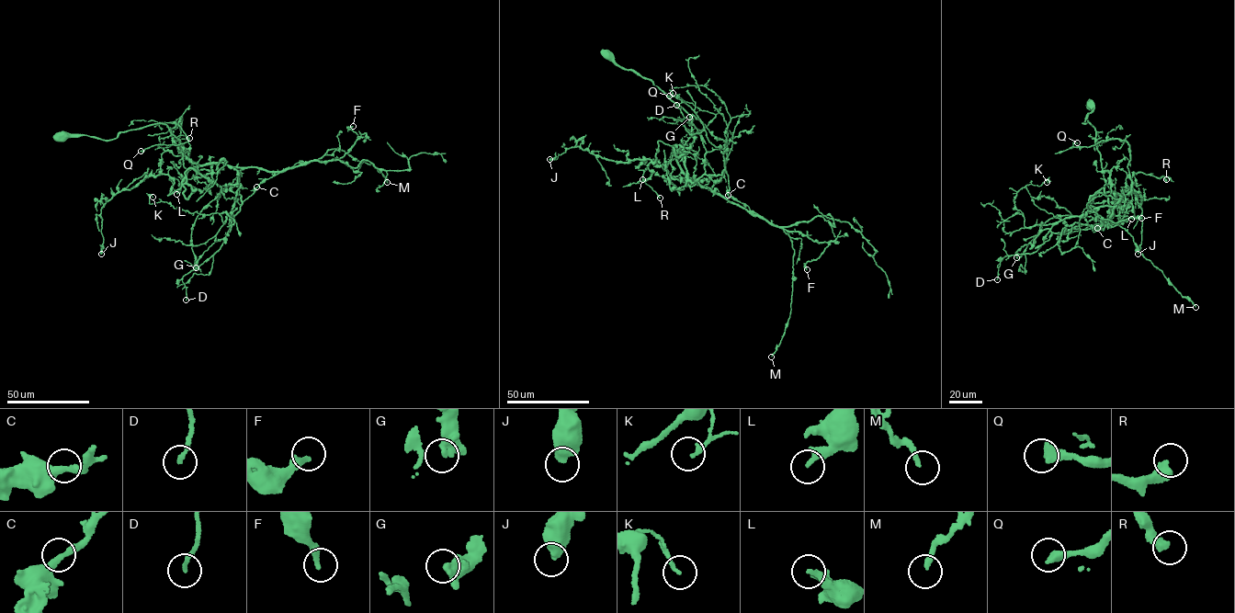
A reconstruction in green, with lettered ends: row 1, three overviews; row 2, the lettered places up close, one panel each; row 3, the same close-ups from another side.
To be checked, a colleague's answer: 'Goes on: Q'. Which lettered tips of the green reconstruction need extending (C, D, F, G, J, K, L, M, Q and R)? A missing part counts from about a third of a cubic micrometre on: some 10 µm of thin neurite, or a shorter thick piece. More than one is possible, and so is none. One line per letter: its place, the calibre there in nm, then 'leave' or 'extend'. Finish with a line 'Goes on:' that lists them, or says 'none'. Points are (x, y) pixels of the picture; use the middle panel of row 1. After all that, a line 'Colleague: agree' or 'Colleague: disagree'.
C: place (728, 195); calibre 280 nm; leave
D: place (676, 105); calibre 180 nm; leave
F: place (807, 269); calibre 320 nm; leave
G: place (689, 117); calibre 440 nm; leave
J: place (549, 159); calibre 600 nm; leave
K: place (673, 93); calibre 160 nm; leave
L: place (642, 179); calibre 320 nm; leave
M: place (771, 357); calibre 200 nm; leave
Q: place (669, 96); calibre 440 nm; extend
R: place (660, 198); calibre 400 nm; leave
Goes on: Q
Colleague: agree

